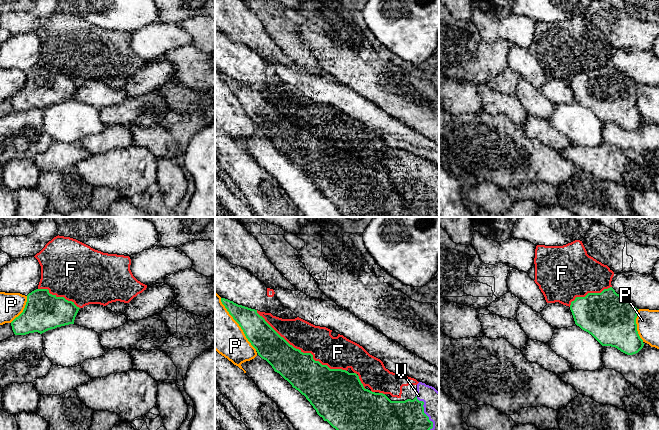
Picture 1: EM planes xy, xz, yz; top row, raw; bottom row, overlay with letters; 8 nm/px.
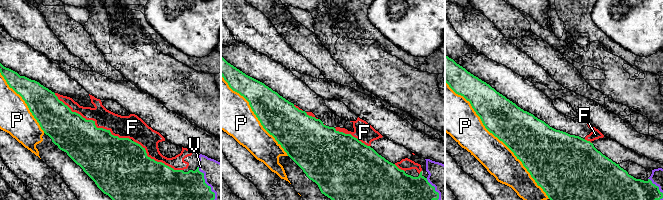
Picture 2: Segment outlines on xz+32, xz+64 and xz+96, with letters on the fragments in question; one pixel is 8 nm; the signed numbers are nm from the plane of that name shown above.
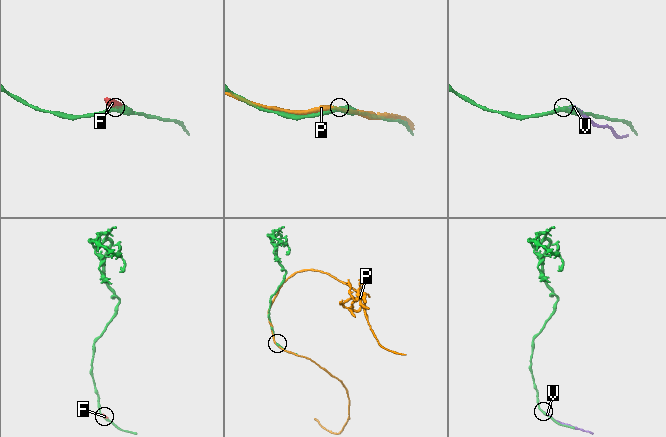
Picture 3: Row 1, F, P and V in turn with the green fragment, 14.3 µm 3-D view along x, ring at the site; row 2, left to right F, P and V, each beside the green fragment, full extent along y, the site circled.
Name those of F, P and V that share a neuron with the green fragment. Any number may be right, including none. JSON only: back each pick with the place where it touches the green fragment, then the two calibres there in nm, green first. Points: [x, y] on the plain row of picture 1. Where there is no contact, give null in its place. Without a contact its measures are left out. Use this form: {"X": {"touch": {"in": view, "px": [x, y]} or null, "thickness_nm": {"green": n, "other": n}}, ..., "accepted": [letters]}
{"accepted": []}

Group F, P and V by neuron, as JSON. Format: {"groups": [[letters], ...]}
{"groups": [["F", "V"], ["P"]]}

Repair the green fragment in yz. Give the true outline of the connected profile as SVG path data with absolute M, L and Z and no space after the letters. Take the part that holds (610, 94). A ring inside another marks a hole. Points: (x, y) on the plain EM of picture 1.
M610 63L601 69L588 69L585 73L576 73L571 78L575 100L591 110L602 122L615 123L627 131L638 129L644 122L637 107L637 85L630 77Z

